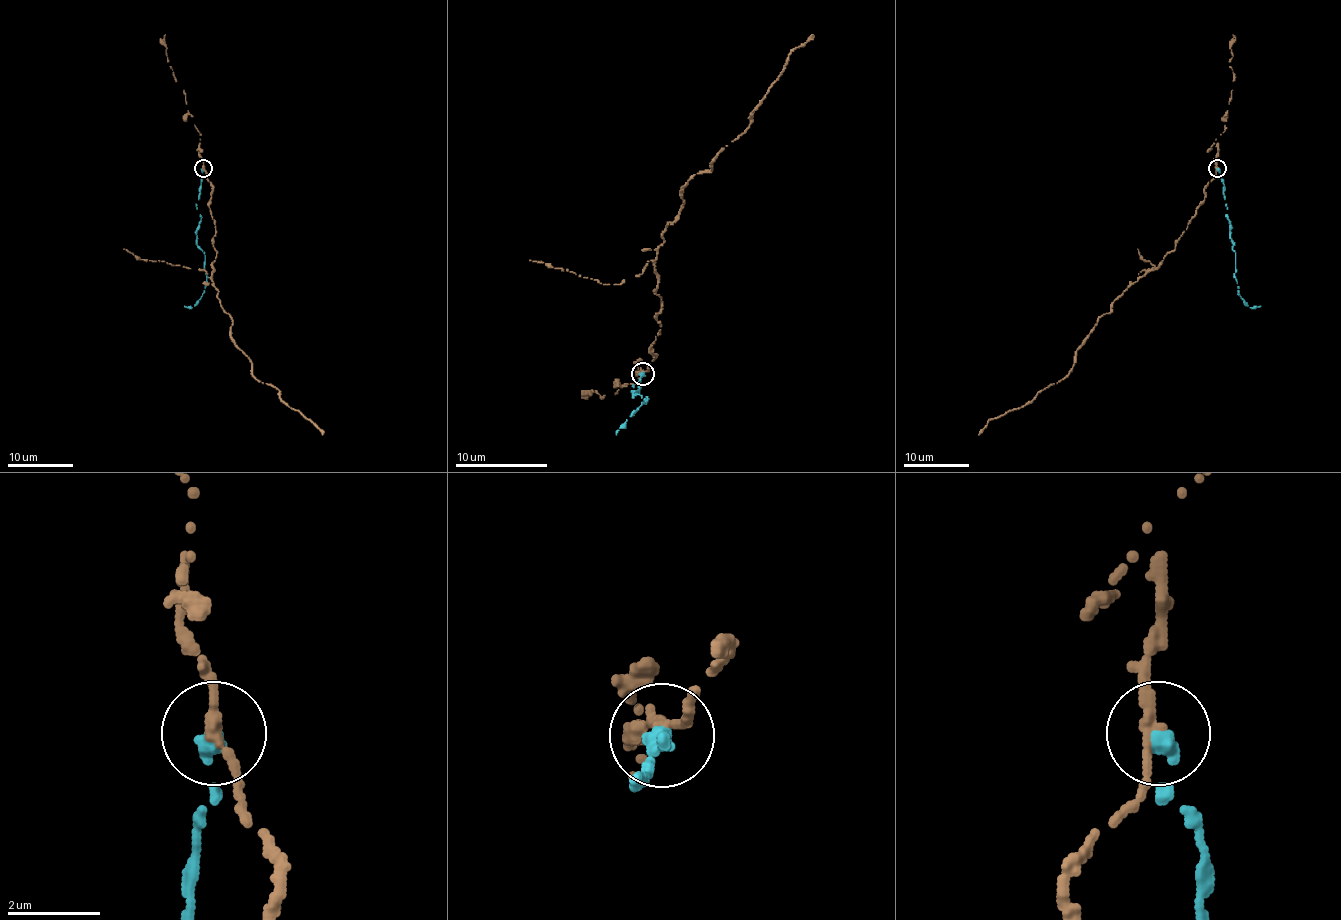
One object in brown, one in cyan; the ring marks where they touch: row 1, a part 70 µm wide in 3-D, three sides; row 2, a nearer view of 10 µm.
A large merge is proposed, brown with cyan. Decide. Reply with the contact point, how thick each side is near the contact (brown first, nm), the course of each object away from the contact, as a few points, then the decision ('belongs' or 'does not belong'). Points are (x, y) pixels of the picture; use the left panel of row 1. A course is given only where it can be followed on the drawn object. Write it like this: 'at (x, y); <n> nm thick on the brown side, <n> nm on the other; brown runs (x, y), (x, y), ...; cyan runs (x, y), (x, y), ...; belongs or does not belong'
at (203, 168); 240 nm thick on the brown side, 360 nm on the other; brown runs (203, 168), (216, 228), (211, 275), (232, 319), (230, 339), (250, 360), (252, 375), (279, 391), (322, 435); cyan runs (203, 168), (196, 204), (201, 218), (196, 244), (204, 252), (204, 292), (191, 308), (185, 306); does not belong

